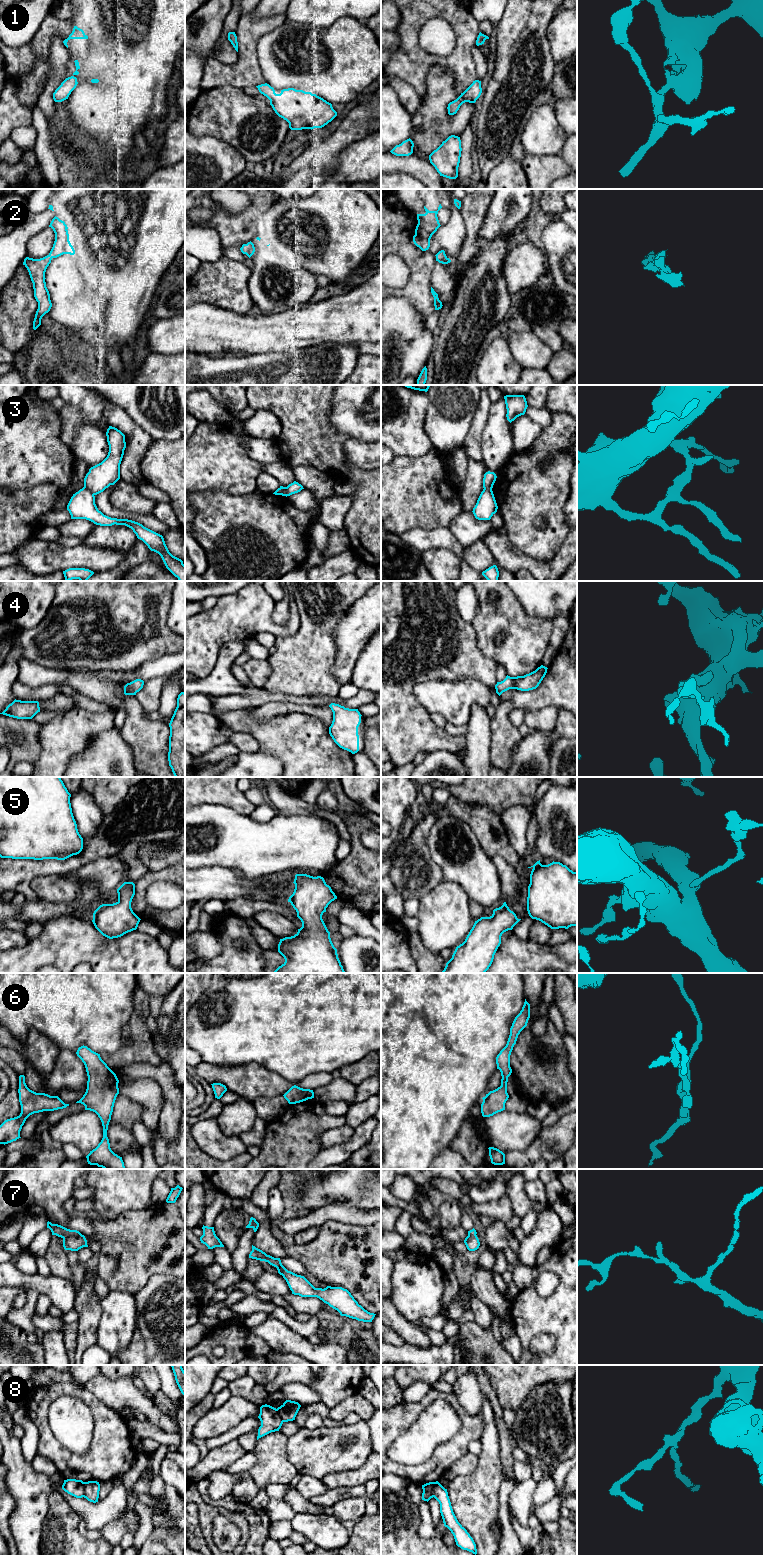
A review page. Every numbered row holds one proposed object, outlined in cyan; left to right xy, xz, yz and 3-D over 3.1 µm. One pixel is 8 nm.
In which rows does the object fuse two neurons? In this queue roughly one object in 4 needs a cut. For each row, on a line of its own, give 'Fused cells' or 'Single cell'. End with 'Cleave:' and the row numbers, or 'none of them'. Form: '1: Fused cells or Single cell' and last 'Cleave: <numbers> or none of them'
1: Single cell
2: Single cell
3: Fused cells
4: Single cell
5: Single cell
6: Single cell
7: Fused cells
8: Fused cells
Cleave: 3, 7, 8

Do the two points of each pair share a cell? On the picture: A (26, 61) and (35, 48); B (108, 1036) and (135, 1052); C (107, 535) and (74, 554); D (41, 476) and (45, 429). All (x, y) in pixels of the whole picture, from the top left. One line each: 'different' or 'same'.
A: same
B: different
C: different
D: same

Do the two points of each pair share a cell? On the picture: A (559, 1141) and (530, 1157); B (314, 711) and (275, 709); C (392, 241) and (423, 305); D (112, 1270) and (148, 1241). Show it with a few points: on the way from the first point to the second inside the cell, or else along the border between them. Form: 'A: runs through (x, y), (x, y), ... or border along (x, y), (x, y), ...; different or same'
A: runs through (552, 1143), (537, 1150); same
B: runs through (304, 709), (285, 709); same
C: runs through (409, 255), (420, 266), (420, 288); same
D: runs through (121, 1263), (139, 1245); same

